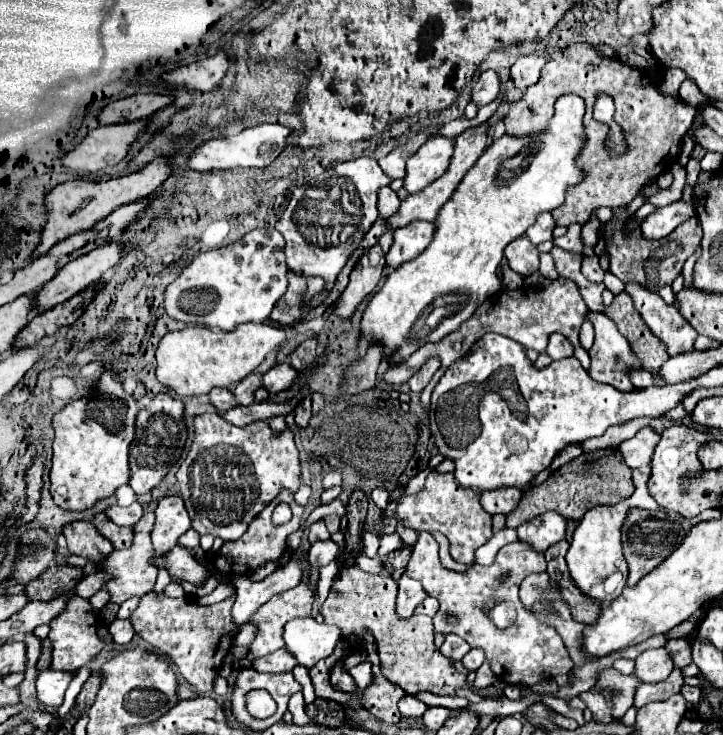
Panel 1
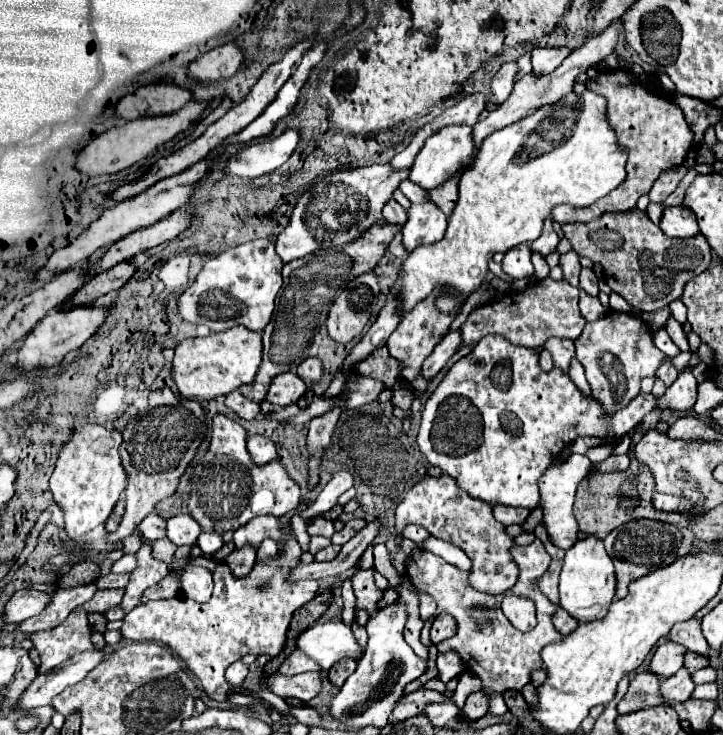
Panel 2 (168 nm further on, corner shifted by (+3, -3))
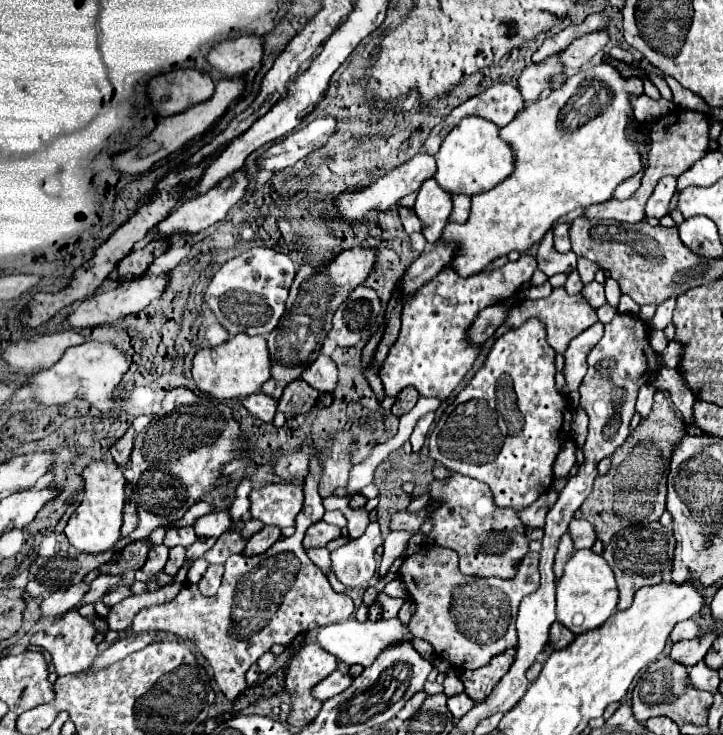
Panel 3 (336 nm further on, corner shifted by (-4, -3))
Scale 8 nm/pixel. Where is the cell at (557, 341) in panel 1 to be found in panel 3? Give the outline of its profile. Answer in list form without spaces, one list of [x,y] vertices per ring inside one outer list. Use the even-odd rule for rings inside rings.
[[[594,323],[592,327],[588,327],[584,333],[580,333],[578,337],[574,337],[568,345],[568,349],[564,351],[564,377],[566,377],[566,387],[568,391],[578,391],[584,375],[586,375],[586,357],[590,353],[590,349],[602,339],[604,335],[604,325],[602,323]]]

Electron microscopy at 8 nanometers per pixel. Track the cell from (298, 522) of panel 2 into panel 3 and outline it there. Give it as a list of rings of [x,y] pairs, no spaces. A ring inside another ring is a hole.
[[[308,549],[306,551],[306,555],[324,571],[324,573],[328,573],[328,567],[330,567],[330,551],[328,549]]]

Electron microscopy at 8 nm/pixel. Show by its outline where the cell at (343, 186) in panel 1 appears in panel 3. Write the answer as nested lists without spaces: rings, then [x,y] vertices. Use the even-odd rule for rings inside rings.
[[[418,153],[414,155],[410,161],[394,167],[392,171],[388,171],[386,175],[378,177],[376,181],[372,181],[370,185],[366,187],[358,187],[358,189],[346,189],[344,193],[336,195],[334,197],[334,207],[338,211],[338,215],[348,221],[348,223],[356,223],[358,219],[362,219],[364,215],[368,215],[368,211],[388,211],[390,207],[394,207],[404,195],[410,195],[410,193],[416,193],[416,189],[420,189],[420,185],[434,177],[436,173],[436,161],[432,155],[426,155],[426,153]]]

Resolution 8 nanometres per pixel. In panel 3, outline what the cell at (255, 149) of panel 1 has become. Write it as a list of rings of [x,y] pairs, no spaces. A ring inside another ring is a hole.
[[[322,117],[310,121],[304,129],[292,131],[284,141],[266,149],[264,155],[258,157],[258,167],[266,171],[282,171],[294,165],[298,159],[322,147],[328,141],[330,133],[334,131],[334,125],[336,125],[334,117]]]

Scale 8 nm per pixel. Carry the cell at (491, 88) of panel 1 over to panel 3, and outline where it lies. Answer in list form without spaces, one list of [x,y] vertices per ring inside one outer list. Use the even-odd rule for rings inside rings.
[[[558,55],[548,57],[540,63],[530,63],[524,67],[524,71],[518,77],[518,89],[526,103],[536,101],[544,89],[550,89],[550,77],[556,73],[562,73],[562,65],[558,61]]]

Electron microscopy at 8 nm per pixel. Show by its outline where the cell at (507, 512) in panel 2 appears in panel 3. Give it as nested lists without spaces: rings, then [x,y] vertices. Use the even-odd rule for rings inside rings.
[[[548,491],[544,495],[540,495],[540,499],[536,499],[528,509],[518,511],[520,521],[526,527],[542,527],[544,525],[544,519],[546,519],[546,513],[556,503],[556,495],[558,495],[556,491]]]

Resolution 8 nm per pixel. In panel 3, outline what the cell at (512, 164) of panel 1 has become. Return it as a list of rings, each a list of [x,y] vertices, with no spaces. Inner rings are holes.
[[[608,63],[592,65],[572,75],[548,97],[528,105],[514,117],[512,123],[502,127],[500,139],[504,139],[514,151],[514,171],[490,191],[470,197],[472,213],[466,223],[450,221],[444,227],[444,243],[450,241],[456,245],[448,267],[454,269],[460,277],[482,273],[500,255],[508,255],[510,251],[524,253],[534,243],[540,243],[550,231],[552,223],[562,219],[568,211],[612,199],[616,187],[642,169],[638,149],[626,137],[626,121],[632,117],[632,107],[628,101],[630,93],[642,95],[640,77],[622,79],[620,73]]]

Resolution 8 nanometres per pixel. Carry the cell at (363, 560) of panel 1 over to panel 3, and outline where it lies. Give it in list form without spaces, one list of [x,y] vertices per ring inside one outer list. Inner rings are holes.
[[[396,577],[391,582],[387,583],[383,591],[394,598],[406,598],[408,595],[405,583],[400,577]]]

